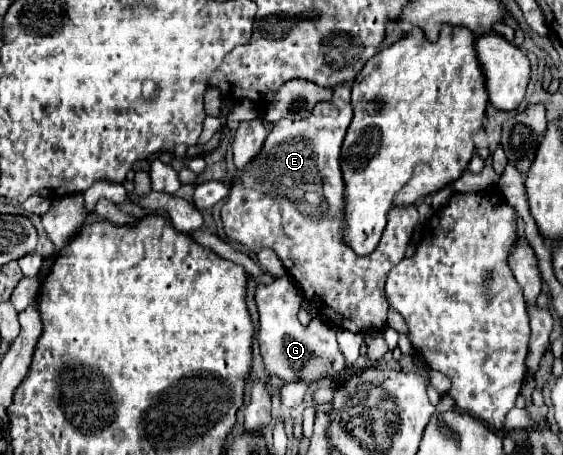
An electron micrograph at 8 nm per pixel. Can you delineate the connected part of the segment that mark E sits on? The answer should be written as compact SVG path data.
M342 84L334 88L334 96L328 102L318 102L310 118L292 122L278 120L272 124L258 158L246 166L246 170L234 170L230 194L222 206L224 232L232 242L240 242L252 252L270 248L278 254L284 268L300 284L304 296L316 304L326 320L332 320L344 330L350 332L370 332L382 330L386 326L388 302L384 294L384 282L392 266L396 266L408 248L412 230L418 222L416 206L392 208L388 214L388 224L384 228L378 248L368 256L358 256L350 246L342 242L342 204L344 204L344 184L340 172L340 146L344 142L346 130L352 122L352 102L350 86Z

